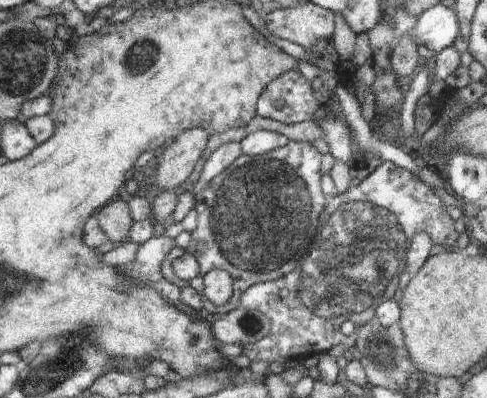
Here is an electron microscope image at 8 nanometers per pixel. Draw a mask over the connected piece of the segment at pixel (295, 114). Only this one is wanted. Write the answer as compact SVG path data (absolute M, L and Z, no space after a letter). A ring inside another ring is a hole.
M289 70L277 76L268 86L264 89L264 92L257 100L256 114L263 118L272 118L272 120L278 120L284 124L296 124L302 121L312 120L315 116L315 112L320 108L320 102L313 95L310 82L304 78L304 76L296 70ZM277 101L282 101L283 106L278 108L276 106Z

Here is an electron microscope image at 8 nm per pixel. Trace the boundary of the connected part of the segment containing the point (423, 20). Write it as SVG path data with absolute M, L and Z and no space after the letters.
M438 3L417 16L415 27L408 33L417 46L439 53L454 44L458 31L458 19L453 9Z

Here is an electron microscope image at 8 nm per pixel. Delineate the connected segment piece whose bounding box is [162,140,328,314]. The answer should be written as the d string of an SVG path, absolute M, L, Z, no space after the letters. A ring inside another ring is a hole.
M289 140L286 146L267 154L241 155L234 160L224 172L214 176L200 194L194 194L197 227L191 232L186 251L175 246L168 252L162 262L164 278L180 289L190 286L203 298L204 275L215 268L225 270L232 277L232 296L226 304L217 307L204 299L203 314L226 314L240 306L240 296L251 286L292 272L298 262L292 258L302 258L300 252L310 240L306 236L314 234L318 214L327 203L328 196L321 189L322 155L311 143ZM200 242L202 248L198 247ZM185 252L193 254L200 267L200 274L188 282L178 278L172 270L172 262L184 256Z

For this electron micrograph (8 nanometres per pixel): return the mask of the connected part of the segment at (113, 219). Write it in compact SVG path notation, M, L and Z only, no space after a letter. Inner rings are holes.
M119 198L114 202L110 202L110 204L106 204L96 214L96 218L110 242L119 244L122 241L129 240L129 232L134 220L127 202Z

